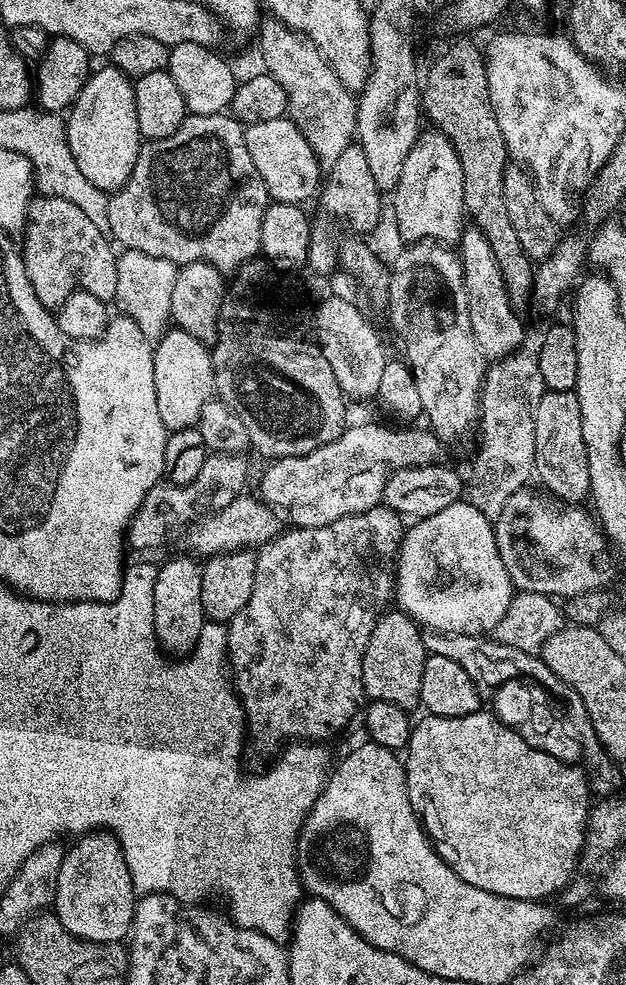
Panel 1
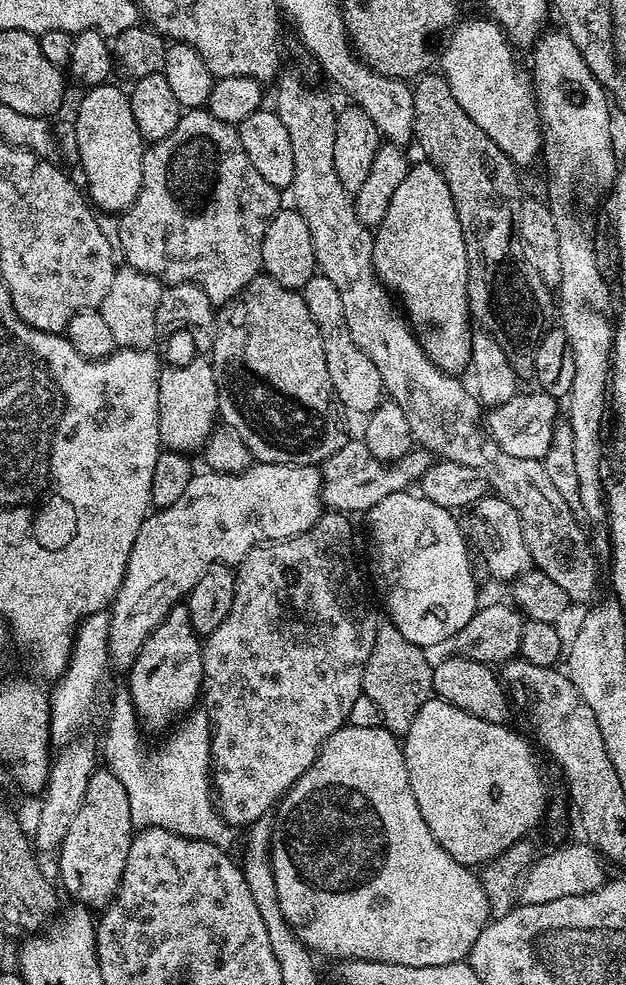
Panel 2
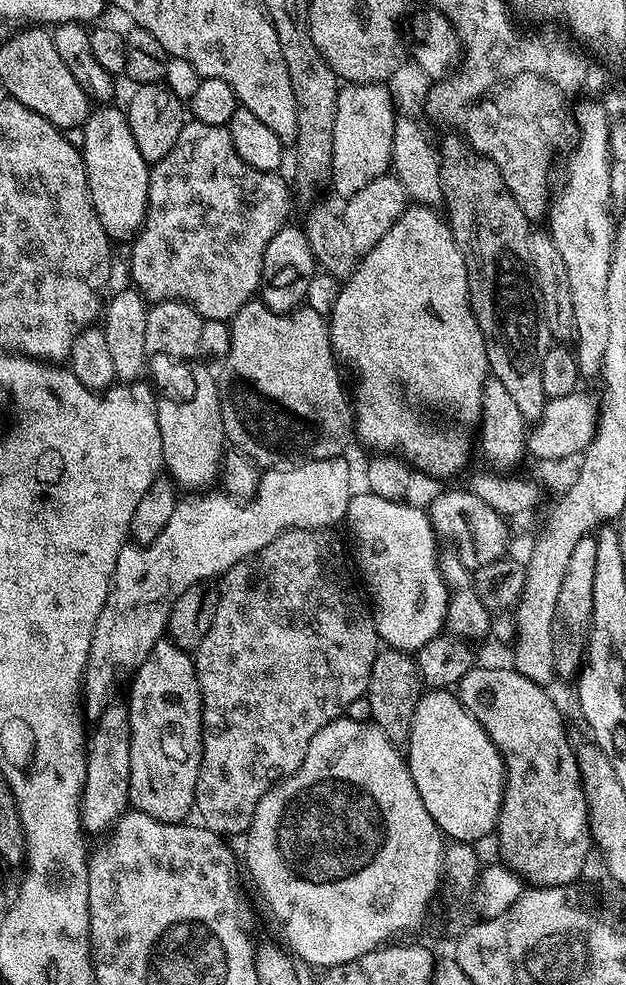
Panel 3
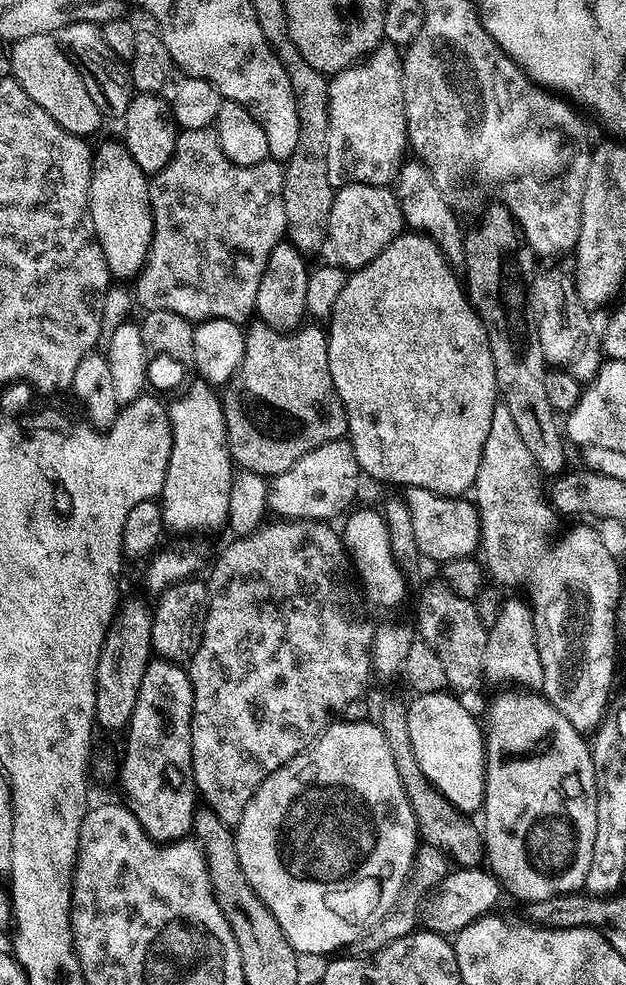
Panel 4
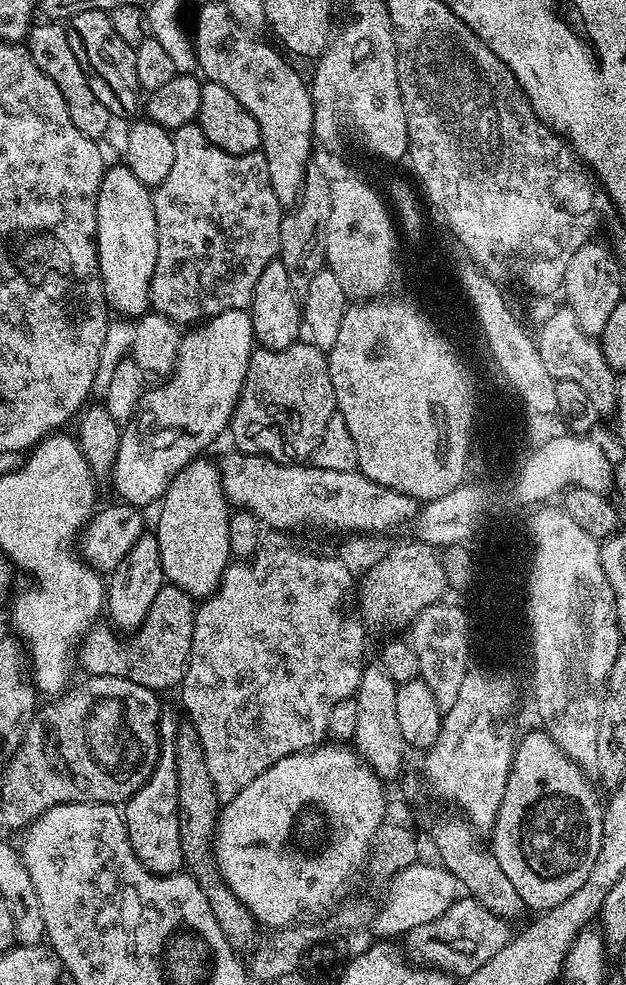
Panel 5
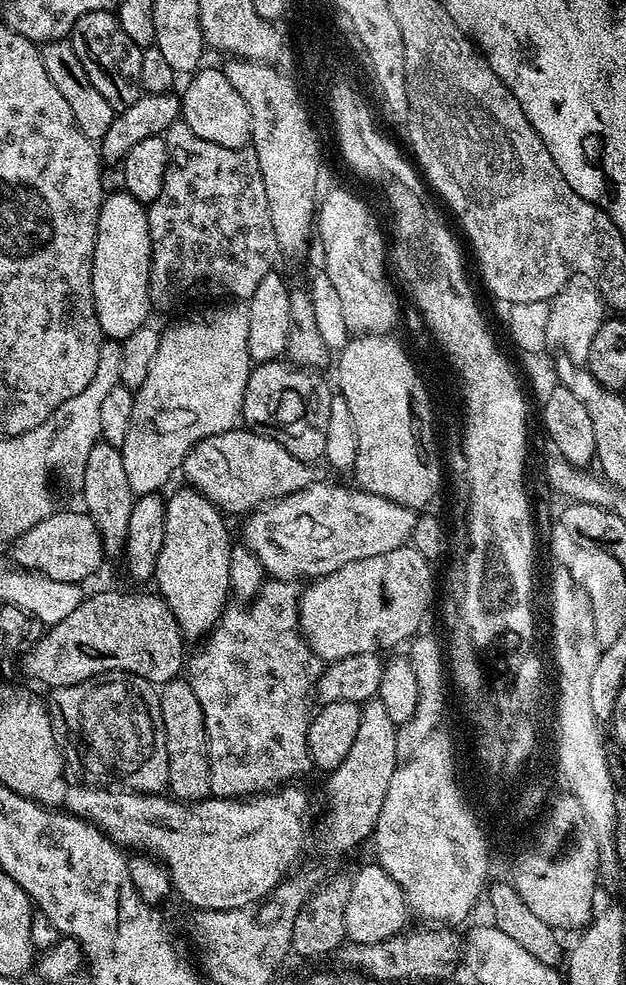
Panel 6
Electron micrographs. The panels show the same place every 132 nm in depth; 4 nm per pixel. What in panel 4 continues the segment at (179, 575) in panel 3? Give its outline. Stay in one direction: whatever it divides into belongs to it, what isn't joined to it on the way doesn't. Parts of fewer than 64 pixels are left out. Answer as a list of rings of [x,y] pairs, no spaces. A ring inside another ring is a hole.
[[[345,438],[326,442],[310,450],[310,454],[302,454],[302,458],[298,458],[290,470],[271,477],[268,503],[271,511],[277,512],[277,517],[286,520],[332,522],[336,515],[339,517],[353,507],[352,499],[360,488],[360,480],[362,473],[358,458],[354,458],[352,441]]]

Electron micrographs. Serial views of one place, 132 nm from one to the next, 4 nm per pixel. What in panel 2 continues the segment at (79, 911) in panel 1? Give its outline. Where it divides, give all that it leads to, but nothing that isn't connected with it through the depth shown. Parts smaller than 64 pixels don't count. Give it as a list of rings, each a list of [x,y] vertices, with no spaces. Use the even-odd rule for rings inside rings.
[[[110,770],[93,772],[84,800],[78,806],[78,814],[74,814],[74,822],[70,822],[70,830],[66,830],[66,838],[58,849],[60,880],[76,895],[77,905],[89,910],[108,907],[120,885],[133,835],[134,825],[126,786],[122,786],[122,782]]]

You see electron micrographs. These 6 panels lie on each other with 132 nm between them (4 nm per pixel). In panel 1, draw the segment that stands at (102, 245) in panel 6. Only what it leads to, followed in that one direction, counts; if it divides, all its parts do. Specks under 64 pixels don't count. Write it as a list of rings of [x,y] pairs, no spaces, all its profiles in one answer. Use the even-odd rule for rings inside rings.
[[[111,66],[91,73],[78,98],[66,116],[68,145],[78,170],[98,190],[117,192],[130,178],[134,162],[140,153],[142,137],[138,130],[138,114],[134,106],[134,84],[127,76]]]

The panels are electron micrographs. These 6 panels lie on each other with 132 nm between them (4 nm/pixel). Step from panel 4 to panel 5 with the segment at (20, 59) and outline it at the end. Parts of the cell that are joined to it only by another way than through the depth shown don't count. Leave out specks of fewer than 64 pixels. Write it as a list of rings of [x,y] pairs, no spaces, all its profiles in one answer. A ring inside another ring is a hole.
[[[60,22],[37,23],[28,33],[26,47],[36,63],[37,72],[46,74],[58,90],[62,90],[62,98],[66,98],[66,110],[70,110],[70,118],[74,126],[86,134],[86,138],[97,141],[109,135],[108,127],[114,124],[114,118],[106,106],[94,95],[90,82],[86,82],[86,74],[82,74],[82,66],[78,66],[78,58],[74,58],[74,50],[70,50],[68,29]]]

